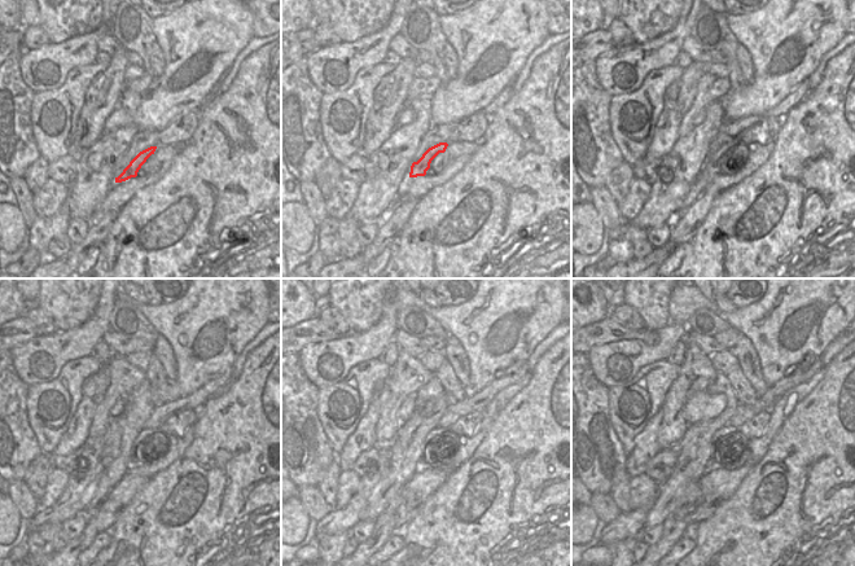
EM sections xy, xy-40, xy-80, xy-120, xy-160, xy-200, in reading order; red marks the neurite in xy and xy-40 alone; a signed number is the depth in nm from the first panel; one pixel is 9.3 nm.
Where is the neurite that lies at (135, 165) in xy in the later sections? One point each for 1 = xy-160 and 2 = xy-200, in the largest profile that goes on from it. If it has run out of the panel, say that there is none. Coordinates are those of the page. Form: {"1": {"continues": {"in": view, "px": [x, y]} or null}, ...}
{"1": {"continues": {"in": "xy-160", "px": [442, 433]}}, "2": {"continues": {"in": "xy-200", "px": [735, 433]}}}

